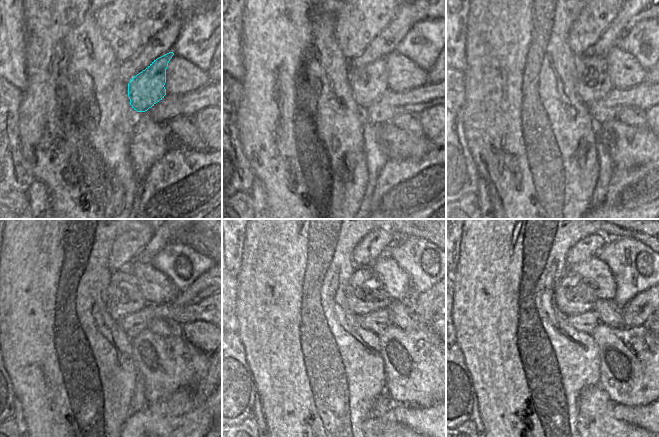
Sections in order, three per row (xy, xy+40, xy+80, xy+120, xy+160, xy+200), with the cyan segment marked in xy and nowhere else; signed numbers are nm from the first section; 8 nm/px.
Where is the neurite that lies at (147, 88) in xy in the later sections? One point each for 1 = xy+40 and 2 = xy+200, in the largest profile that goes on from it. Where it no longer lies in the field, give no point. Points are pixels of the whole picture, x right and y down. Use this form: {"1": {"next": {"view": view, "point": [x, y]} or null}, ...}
{"1": {"next": {"view": "xy+40", "point": [368, 83]}}, "2": {"next": {"view": "xy+200", "point": [589, 299]}}}

